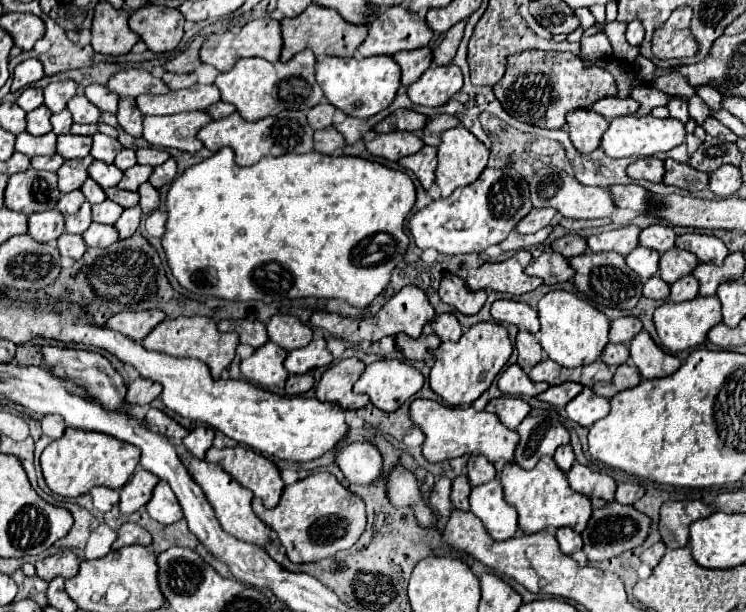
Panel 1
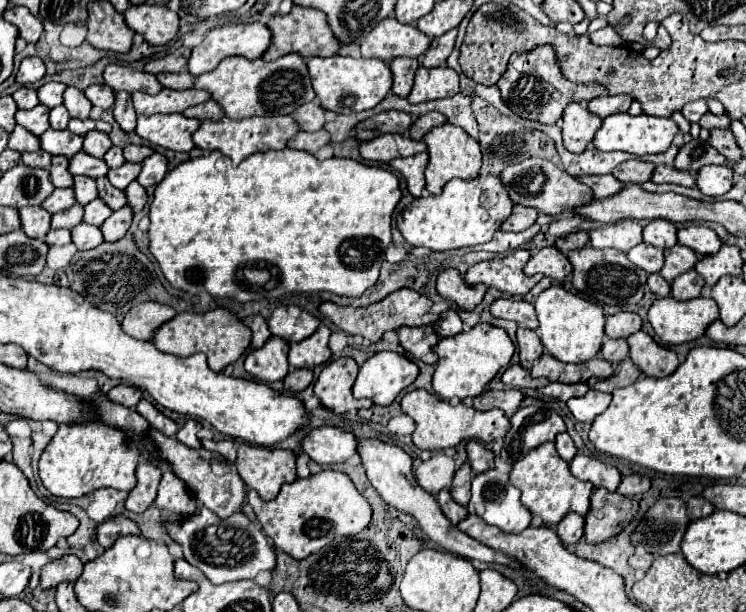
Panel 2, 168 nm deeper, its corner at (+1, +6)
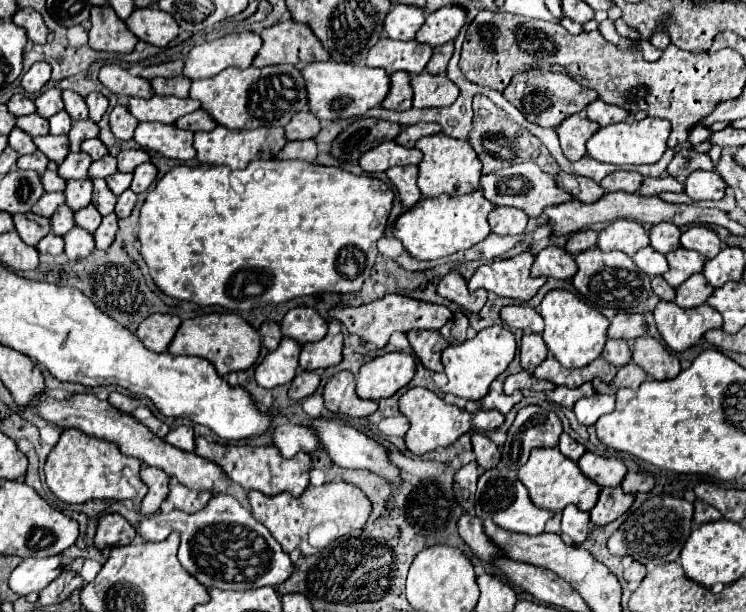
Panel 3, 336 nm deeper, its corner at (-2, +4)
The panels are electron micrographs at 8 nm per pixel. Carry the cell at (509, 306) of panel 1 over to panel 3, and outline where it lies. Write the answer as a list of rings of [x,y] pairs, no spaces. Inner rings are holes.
[[[515,304],[515,306],[503,306],[501,308],[501,320],[511,326],[519,328],[525,334],[541,332],[543,330],[543,318],[537,310],[529,308],[527,304]]]

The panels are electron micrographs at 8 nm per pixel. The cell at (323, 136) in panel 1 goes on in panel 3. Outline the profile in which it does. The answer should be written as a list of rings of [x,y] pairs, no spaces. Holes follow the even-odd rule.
[[[291,140],[285,144],[285,148],[279,152],[277,158],[299,158],[305,162],[313,162],[319,154],[315,140]]]

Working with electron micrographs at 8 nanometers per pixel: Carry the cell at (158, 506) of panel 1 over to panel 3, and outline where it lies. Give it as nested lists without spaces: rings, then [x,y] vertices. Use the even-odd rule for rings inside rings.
[[[171,478],[167,500],[171,500],[177,510],[183,510],[183,512],[199,512],[199,510],[203,510],[203,506],[207,506],[207,502],[211,500],[211,494],[209,492],[189,490],[187,486],[183,486],[175,478]]]

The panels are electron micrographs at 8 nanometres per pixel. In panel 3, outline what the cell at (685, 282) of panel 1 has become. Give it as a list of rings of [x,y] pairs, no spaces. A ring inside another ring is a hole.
[[[693,274],[689,280],[685,280],[679,288],[677,288],[677,306],[683,308],[695,308],[701,306],[713,292],[713,286],[707,284],[703,274]]]

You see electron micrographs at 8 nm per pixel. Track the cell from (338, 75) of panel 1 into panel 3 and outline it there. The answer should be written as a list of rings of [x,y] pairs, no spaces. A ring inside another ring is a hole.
[[[311,62],[303,70],[309,110],[319,120],[339,120],[339,118],[353,118],[363,116],[367,110],[381,106],[389,92],[389,74],[383,68],[369,68],[369,66],[355,66],[355,64],[341,64],[341,62]]]

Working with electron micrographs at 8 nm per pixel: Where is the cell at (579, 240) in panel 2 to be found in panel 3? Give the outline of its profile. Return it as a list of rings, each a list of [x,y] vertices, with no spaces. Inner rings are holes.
[[[581,230],[581,232],[573,234],[573,236],[567,240],[565,250],[567,250],[569,254],[579,254],[579,252],[585,252],[585,250],[589,250],[591,246],[595,246],[595,242],[597,242],[597,232],[593,232],[593,230]]]

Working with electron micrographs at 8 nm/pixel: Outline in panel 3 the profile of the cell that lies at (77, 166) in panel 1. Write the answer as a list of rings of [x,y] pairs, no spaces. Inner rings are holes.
[[[49,162],[47,172],[41,176],[41,180],[43,180],[45,192],[63,192],[63,188],[65,188],[65,184],[67,184],[67,180],[63,180],[63,178],[59,176],[55,162]]]

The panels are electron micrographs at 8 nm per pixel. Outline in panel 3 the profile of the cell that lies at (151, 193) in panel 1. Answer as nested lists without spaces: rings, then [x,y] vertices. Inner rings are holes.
[[[125,190],[125,192],[119,196],[119,200],[117,200],[115,214],[117,214],[119,218],[127,218],[127,216],[131,214],[131,210],[135,208],[135,204],[137,204],[137,194],[135,194],[133,190]]]

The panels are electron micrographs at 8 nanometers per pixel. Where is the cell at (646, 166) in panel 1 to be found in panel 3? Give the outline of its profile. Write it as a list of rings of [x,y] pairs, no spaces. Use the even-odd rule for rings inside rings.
[[[617,170],[609,176],[605,176],[601,180],[601,186],[607,190],[607,192],[613,192],[613,190],[623,190],[623,192],[637,192],[639,186],[643,182],[643,176],[639,172],[627,172],[627,170]]]

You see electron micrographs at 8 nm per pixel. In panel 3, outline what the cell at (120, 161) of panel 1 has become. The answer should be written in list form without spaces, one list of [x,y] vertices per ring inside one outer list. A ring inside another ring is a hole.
[[[107,154],[101,160],[95,160],[91,164],[91,180],[93,178],[107,178],[115,172],[117,172],[117,158],[111,156],[111,154]]]

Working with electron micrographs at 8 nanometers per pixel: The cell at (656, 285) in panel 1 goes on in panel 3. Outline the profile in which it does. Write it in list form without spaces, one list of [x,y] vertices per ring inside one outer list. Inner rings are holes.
[[[661,276],[653,278],[651,286],[653,286],[655,294],[657,294],[661,300],[675,300],[675,290],[673,290],[673,288],[671,288],[671,286],[661,278]]]

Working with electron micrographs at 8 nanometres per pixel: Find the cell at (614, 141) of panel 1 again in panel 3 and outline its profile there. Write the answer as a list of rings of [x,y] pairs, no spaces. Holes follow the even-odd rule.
[[[643,118],[641,122],[617,122],[599,128],[587,142],[587,154],[609,164],[655,164],[667,150],[671,124],[661,118]]]

